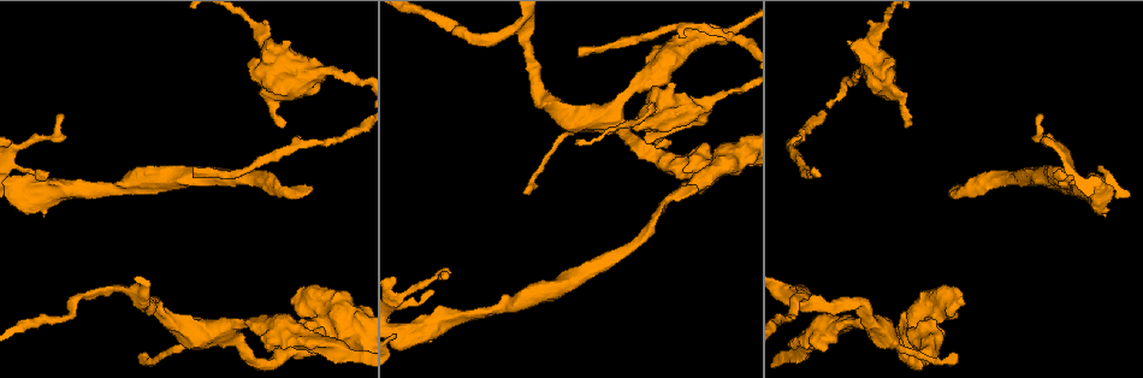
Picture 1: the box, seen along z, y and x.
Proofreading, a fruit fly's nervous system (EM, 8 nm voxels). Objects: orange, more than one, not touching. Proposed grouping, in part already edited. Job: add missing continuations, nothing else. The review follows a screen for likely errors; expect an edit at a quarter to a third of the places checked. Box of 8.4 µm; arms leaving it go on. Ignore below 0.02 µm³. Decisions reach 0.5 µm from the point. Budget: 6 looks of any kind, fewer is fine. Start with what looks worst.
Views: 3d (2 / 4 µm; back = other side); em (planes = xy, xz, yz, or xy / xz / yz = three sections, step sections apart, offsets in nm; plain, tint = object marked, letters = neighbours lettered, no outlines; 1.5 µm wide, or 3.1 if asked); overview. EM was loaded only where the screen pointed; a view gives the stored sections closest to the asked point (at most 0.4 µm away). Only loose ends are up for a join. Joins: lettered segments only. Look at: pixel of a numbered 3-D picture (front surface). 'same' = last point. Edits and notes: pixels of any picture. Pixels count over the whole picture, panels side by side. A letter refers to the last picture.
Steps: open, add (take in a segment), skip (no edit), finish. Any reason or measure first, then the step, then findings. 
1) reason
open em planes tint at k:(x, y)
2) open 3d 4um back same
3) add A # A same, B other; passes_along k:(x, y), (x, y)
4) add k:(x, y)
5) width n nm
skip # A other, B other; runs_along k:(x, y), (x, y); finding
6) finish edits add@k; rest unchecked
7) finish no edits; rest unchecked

end of a long branch
open em planes plain at 1:(951, 189)

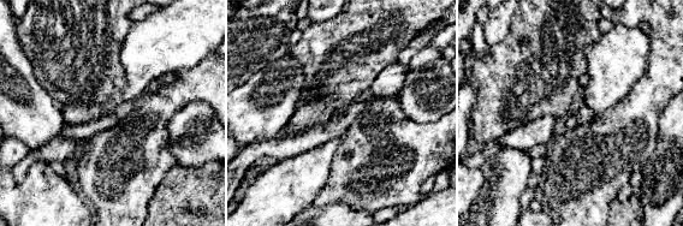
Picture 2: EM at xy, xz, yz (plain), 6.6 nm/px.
what lies round it
open em planes letters same

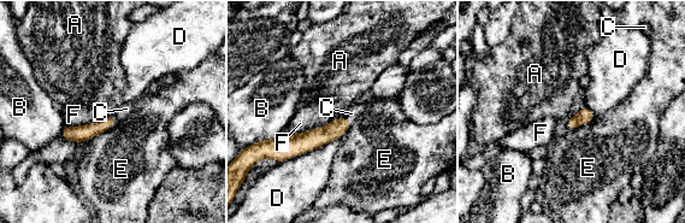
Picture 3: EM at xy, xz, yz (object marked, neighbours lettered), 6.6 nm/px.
add C # A other, B other, C same, D other, E other, F other; passes_along 3:(316, 138), (346, 119), (352, 113); the neuron continues

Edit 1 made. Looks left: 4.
free end
open 3d 4um at 1:(292, 303)

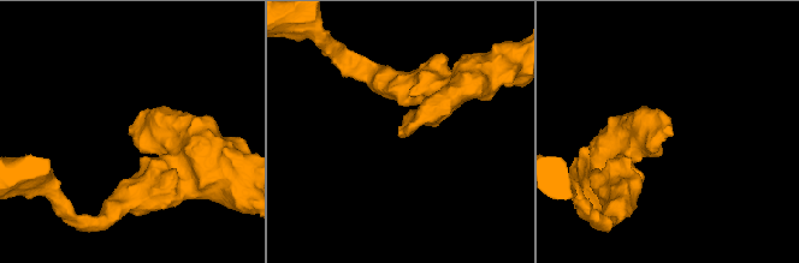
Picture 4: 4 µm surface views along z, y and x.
open em planes tint at 4:(129, 130)

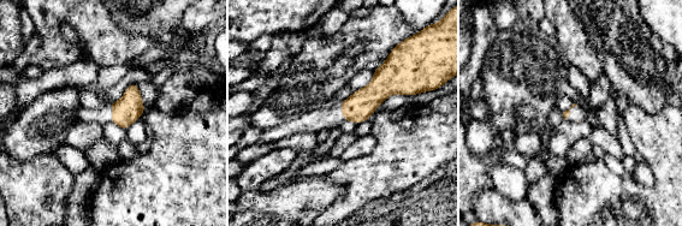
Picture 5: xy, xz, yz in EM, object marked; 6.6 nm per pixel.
see the neighbours
open em planes letters same

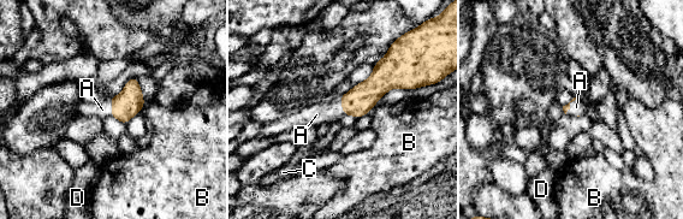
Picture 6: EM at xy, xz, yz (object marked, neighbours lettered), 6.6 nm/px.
add A # A same, B other, C other, D other; passes_along 6:(130, 101), (112, 107), (102, 110); it goes on there

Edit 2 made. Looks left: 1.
finish edits add@3, add@6; rest unchecked

